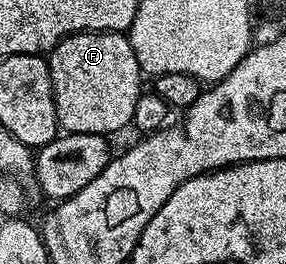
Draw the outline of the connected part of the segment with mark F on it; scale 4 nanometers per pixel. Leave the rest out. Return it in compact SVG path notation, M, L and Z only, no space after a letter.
M80 31L77 35L67 35L57 47L52 48L47 60L54 89L54 105L65 132L108 137L111 131L120 131L132 123L134 105L138 105L138 97L142 93L142 72L127 34L119 31Z

